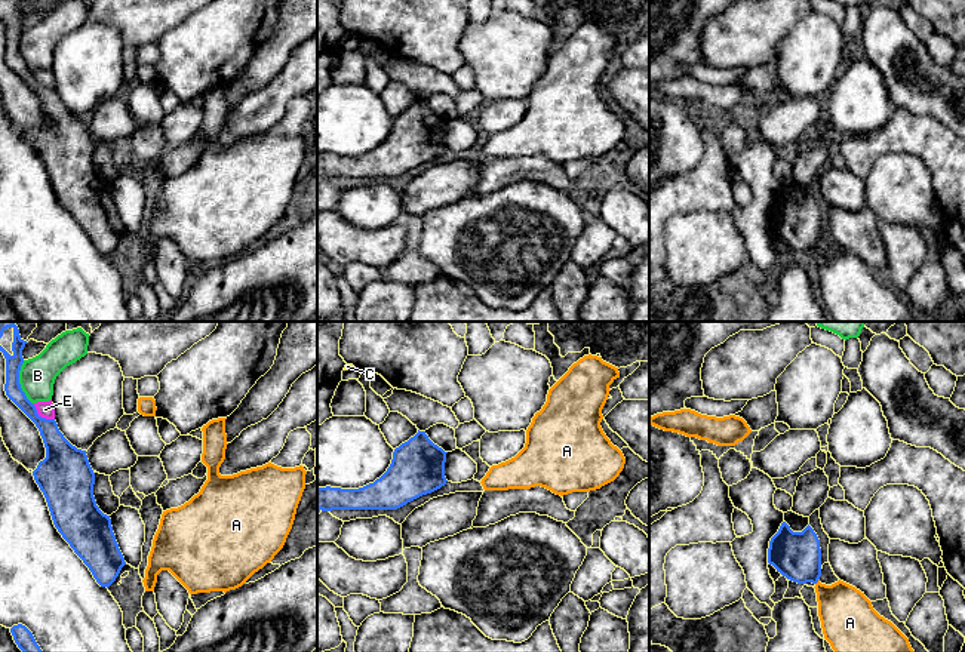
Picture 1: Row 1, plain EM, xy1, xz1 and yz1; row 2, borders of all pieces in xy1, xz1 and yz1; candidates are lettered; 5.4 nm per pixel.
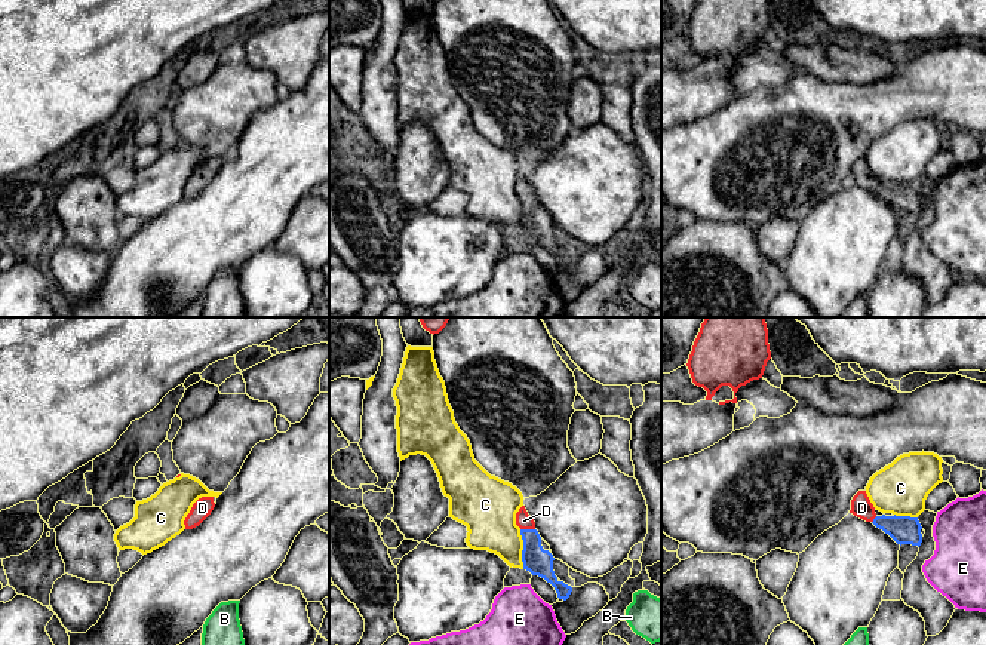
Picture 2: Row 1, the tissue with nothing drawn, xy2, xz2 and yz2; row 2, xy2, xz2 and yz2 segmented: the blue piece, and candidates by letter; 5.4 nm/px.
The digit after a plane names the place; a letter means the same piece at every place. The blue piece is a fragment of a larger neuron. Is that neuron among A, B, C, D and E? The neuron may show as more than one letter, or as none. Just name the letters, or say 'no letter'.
D

